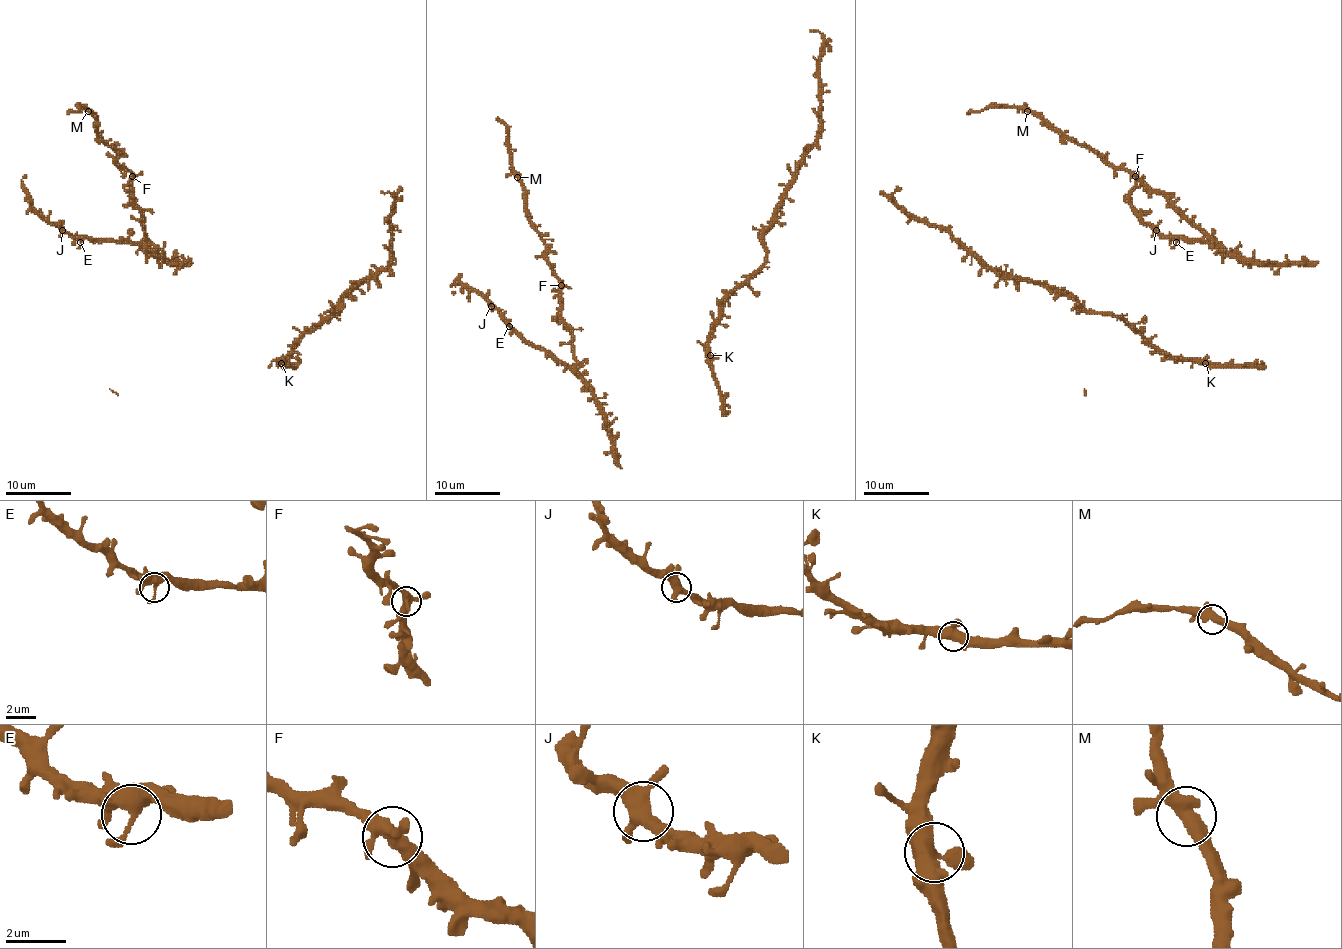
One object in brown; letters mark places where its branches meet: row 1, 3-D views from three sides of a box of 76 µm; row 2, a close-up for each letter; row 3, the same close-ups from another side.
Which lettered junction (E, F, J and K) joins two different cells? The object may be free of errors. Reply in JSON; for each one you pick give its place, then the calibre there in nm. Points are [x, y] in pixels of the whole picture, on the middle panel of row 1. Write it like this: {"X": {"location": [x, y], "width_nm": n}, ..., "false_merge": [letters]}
{"false_merge": []}

